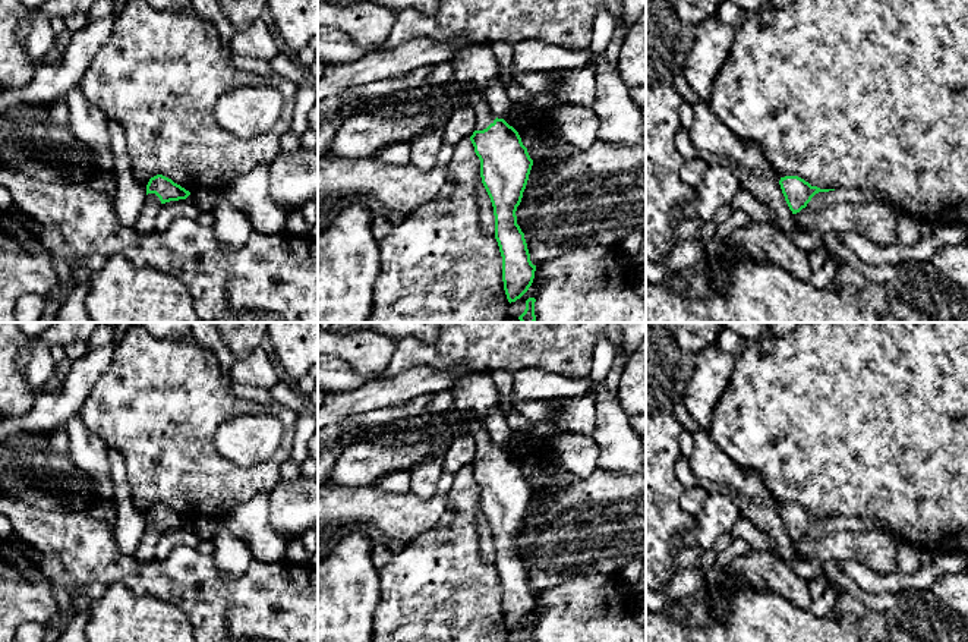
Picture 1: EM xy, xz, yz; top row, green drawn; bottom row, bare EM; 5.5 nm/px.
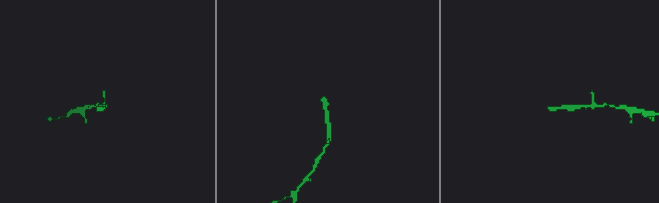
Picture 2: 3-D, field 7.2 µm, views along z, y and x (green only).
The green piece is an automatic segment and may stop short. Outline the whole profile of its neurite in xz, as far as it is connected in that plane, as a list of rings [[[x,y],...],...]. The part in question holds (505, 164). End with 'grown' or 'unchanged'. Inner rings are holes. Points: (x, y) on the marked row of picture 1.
[[[426,79],[416,88],[398,91],[391,95],[347,100],[340,106],[337,114],[347,119],[356,113],[359,106],[365,107],[360,114],[384,117],[407,117],[419,114],[420,111],[435,111],[444,106],[448,106],[451,111],[458,107],[470,107],[474,111],[474,132],[470,136],[470,141],[480,160],[482,183],[494,207],[495,239],[502,257],[504,290],[510,303],[520,299],[533,283],[536,265],[530,261],[524,233],[517,224],[515,215],[533,166],[533,160],[530,158],[527,148],[523,145],[518,132],[504,119],[494,116],[483,95],[476,92],[451,95],[442,91],[442,85],[433,85]]] | grown

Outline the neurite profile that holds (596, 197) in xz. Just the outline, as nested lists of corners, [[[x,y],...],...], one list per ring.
[[[646,136],[633,147],[596,141],[587,150],[574,148],[564,161],[533,161],[515,215],[533,265],[577,246],[621,243],[636,230],[646,233]]]

